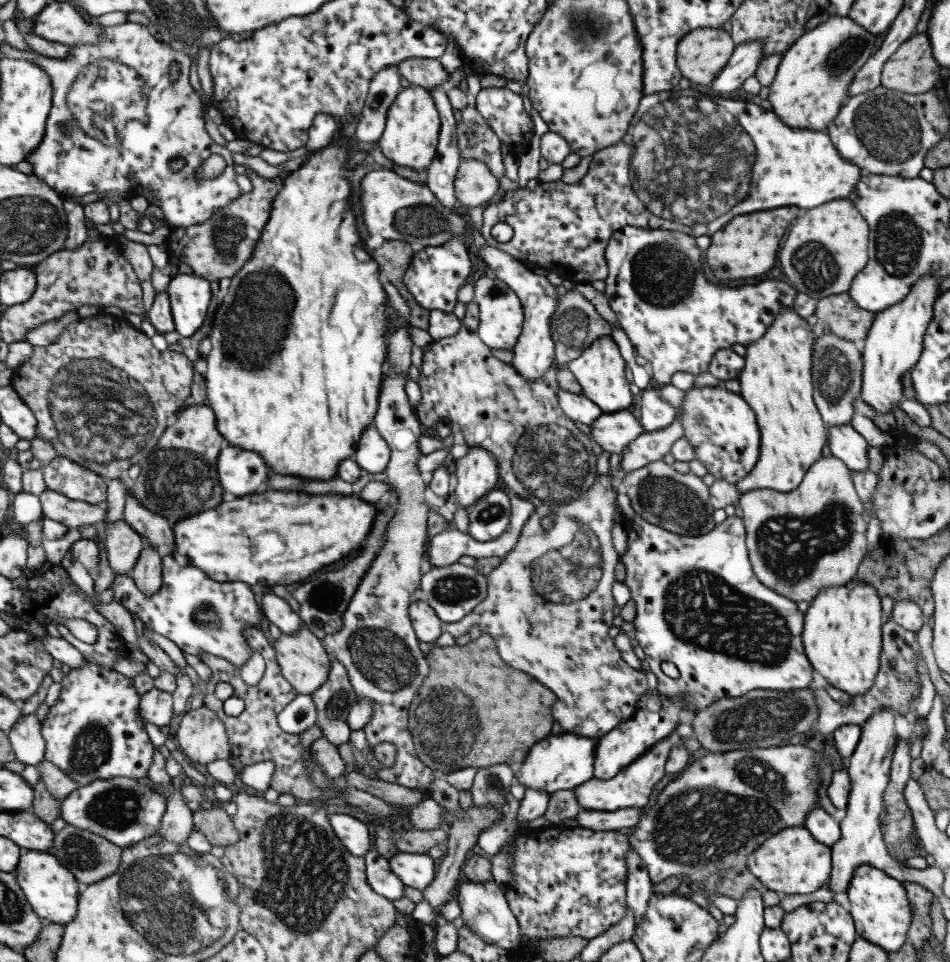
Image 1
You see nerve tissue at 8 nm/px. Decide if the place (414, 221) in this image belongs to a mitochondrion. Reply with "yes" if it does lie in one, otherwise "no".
yes

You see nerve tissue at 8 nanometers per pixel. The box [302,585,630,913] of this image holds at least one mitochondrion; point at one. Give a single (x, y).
(441, 720)

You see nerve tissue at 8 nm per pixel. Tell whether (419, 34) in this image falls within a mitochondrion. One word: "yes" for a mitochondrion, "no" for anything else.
no

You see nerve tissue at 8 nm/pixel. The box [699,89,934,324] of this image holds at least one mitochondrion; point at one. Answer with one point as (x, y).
(886, 126)

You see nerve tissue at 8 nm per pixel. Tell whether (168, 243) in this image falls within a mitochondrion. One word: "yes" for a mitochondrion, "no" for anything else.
no

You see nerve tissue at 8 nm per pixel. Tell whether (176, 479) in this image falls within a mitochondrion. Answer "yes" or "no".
yes

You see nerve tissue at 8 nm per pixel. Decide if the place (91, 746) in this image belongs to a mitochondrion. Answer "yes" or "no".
yes

